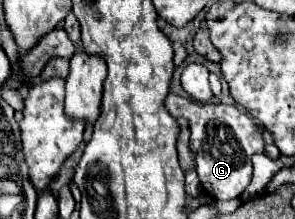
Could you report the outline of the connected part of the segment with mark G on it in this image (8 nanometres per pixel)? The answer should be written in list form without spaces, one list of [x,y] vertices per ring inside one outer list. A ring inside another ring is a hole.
[[[172,93],[166,97],[164,105],[172,117],[186,117],[190,121],[190,147],[196,155],[198,179],[204,193],[212,195],[216,201],[240,197],[252,179],[252,155],[264,153],[262,127],[258,127],[246,111],[234,105],[200,103]]]

